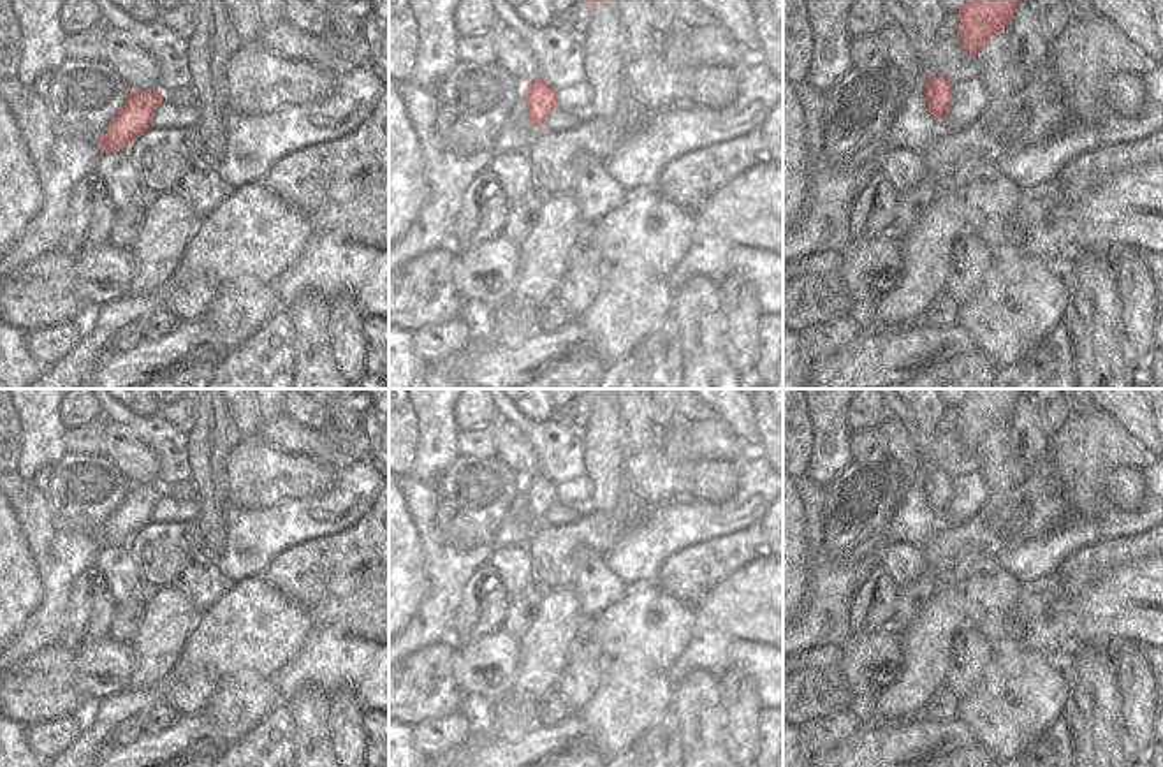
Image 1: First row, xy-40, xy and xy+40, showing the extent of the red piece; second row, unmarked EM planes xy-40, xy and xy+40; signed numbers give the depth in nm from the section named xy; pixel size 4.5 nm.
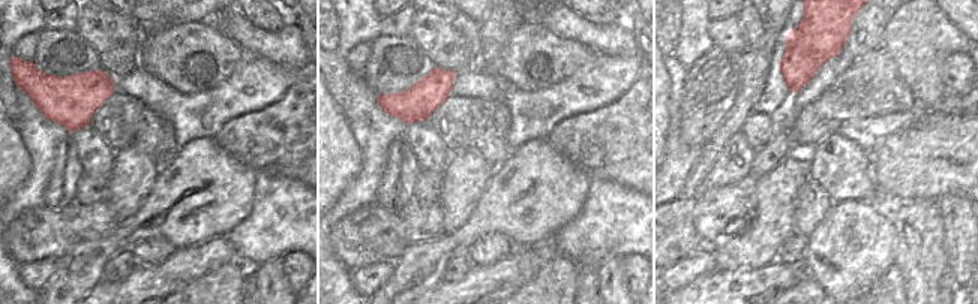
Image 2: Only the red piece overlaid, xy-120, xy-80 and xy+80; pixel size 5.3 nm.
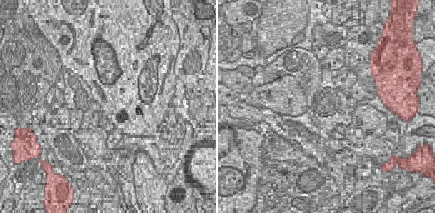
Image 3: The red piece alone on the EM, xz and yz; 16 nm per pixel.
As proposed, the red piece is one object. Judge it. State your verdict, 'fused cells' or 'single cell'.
single cell

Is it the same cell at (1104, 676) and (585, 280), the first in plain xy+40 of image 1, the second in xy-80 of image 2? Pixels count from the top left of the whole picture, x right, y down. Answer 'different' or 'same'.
same

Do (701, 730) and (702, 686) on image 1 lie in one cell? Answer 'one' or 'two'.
one

